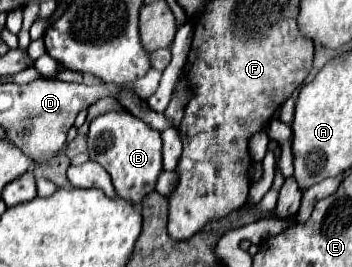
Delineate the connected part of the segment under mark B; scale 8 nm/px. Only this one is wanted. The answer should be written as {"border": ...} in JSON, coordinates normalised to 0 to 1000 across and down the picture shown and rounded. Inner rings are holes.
{"border":[[[304,416],[259,453],[247,498],[253,596],[276,603],[321,670],[327,715],[344,745],[401,760],[401,745],[440,715],[446,663],[463,640],[457,618],[457,498],[423,483],[406,453],[389,453],[361,416]]]}

